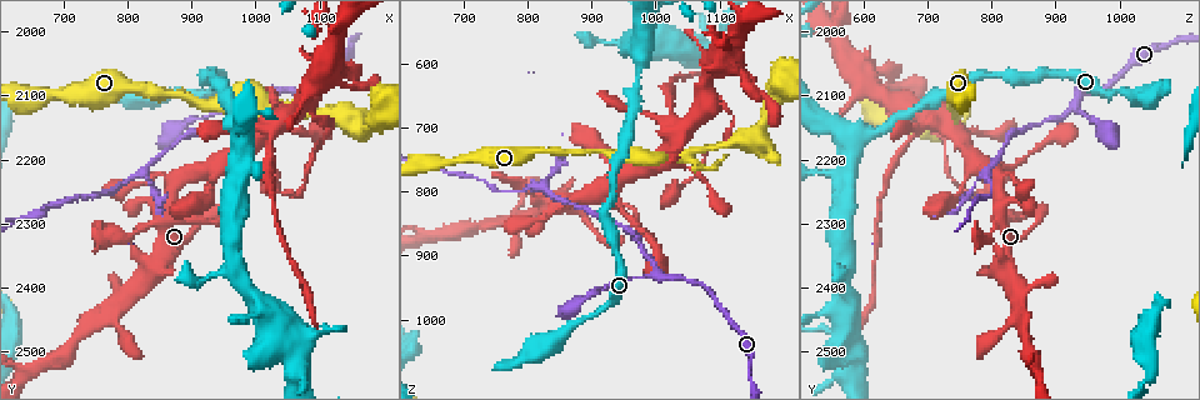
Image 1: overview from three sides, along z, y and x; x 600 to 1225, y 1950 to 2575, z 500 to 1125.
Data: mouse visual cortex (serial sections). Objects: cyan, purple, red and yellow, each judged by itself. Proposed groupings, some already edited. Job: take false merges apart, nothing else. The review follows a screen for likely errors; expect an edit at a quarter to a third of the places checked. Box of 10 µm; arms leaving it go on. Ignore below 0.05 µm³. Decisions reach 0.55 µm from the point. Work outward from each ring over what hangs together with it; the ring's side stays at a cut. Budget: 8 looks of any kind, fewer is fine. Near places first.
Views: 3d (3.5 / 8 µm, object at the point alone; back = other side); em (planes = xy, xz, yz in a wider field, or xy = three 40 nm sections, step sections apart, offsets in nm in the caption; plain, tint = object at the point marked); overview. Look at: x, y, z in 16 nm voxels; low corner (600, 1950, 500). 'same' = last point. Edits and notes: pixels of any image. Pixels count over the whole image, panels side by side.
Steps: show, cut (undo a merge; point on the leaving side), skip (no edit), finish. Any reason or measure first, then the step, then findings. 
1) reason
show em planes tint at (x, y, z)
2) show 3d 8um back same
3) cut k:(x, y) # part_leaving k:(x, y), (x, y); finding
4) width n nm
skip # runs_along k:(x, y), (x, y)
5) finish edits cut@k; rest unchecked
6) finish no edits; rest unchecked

three arms meet
show 3d 3.5um at (1005, 2120, 925)

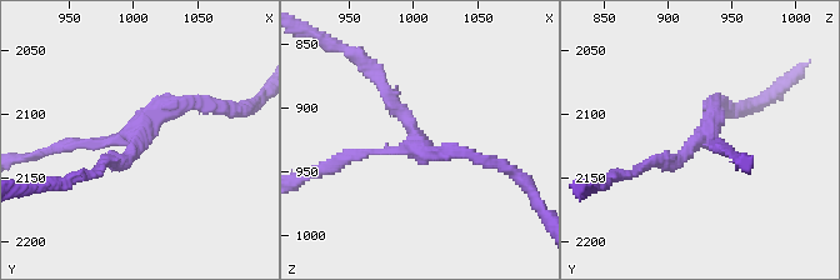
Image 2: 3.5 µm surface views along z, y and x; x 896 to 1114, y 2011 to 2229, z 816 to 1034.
show em planes tint at (1004, 2116, 928)

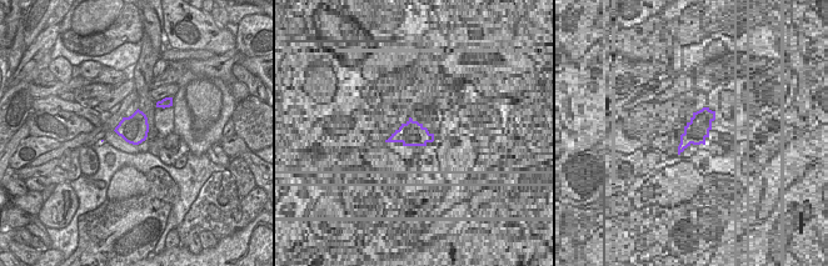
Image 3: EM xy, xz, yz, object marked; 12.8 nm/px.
arm_widths 100, 150, 200 nm
skip # runs_along 2:(483, 160), (425, 154), (383, 84); continuous, no second cell

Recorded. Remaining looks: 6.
a fork
show 3d 3.5um at (1085, 2110, 645)

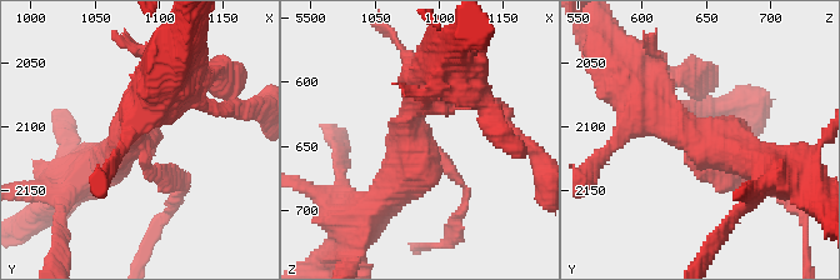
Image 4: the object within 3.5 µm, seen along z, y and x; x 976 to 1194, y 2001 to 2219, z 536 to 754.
arms 3; arm_widths 200, 450, 500 nm; shape alone is not enough
show em planes tint at (1082, 2106, 642)

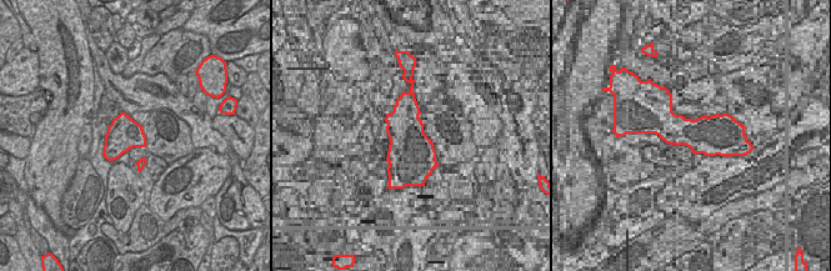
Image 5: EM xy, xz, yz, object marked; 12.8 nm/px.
width 420 nm
skip # runs_along 4:(759, 163), (675, 133), (634, 90); all the same cell

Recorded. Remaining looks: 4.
thin neck
show 3d 3.5um at (1100, 2190, 725)

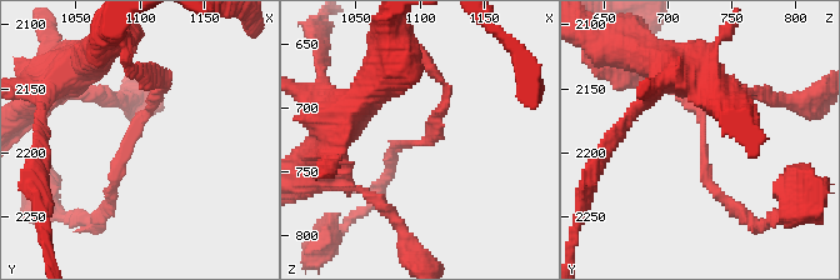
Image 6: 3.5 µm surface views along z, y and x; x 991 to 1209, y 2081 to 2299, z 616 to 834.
arm_widths 150, 150 nm; now the EM
show em xy step 5 tint at (1096, 2194, 726)

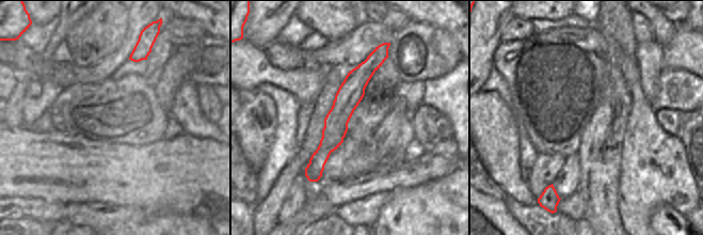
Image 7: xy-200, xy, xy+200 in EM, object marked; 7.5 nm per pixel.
skip # runs_along 7:(374, 53), (312, 178); all the same cell

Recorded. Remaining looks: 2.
three-way junction
show 3d 3.5um at (650, 2530, 870)

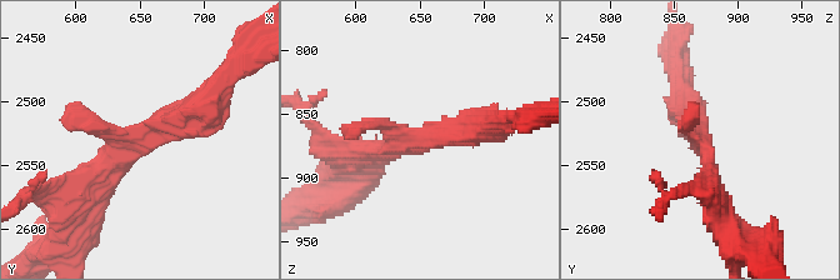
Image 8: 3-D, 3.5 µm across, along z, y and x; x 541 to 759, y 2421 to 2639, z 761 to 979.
arms 3; arm_widths 150, 200, 350 nm; shape alone is not enough
show em xy step 1 tint at (652, 2532, 872)

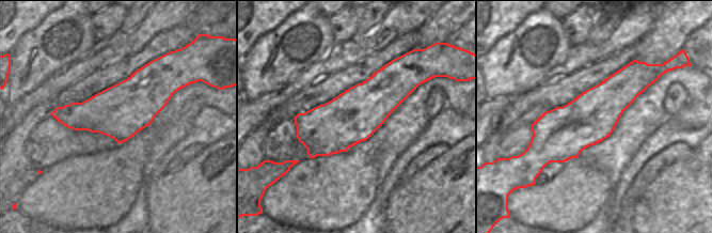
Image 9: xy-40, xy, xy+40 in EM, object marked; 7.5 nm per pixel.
width 400 nm
skip # runs_along 8:(211, 94), (81, 194); all the same cell

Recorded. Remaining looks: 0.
finish no edits; rest unchecked

